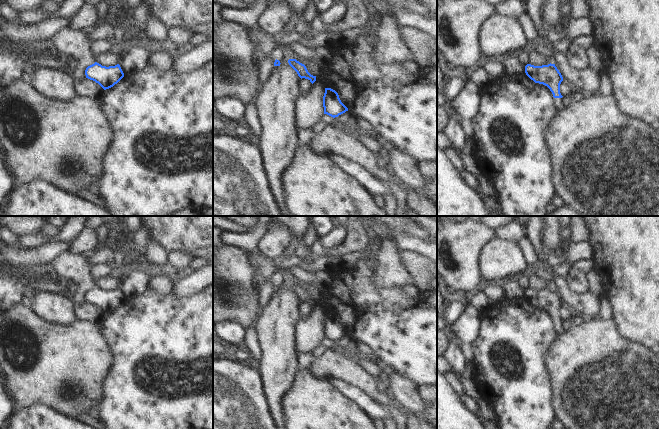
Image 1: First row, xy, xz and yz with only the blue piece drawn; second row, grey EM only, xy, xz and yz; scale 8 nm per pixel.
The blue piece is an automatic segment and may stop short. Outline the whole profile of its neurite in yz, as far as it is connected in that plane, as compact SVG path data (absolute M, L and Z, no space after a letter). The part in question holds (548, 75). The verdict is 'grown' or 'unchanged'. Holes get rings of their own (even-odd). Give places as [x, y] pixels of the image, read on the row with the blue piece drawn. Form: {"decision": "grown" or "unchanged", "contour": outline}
{"decision": "grown", "contour": "M550 63L542 66L527 64L525 66L525 73L535 83L547 86L553 94L558 111L564 110L561 106L561 98L563 96L560 93L560 84L563 81L563 77L555 64Z"}

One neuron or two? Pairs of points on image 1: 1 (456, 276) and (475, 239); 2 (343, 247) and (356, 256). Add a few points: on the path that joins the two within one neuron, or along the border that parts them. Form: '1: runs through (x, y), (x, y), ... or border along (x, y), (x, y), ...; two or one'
1: runs through (460, 267), (460, 254), (466, 248); one
2: border along (363, 250), (327, 255); two

